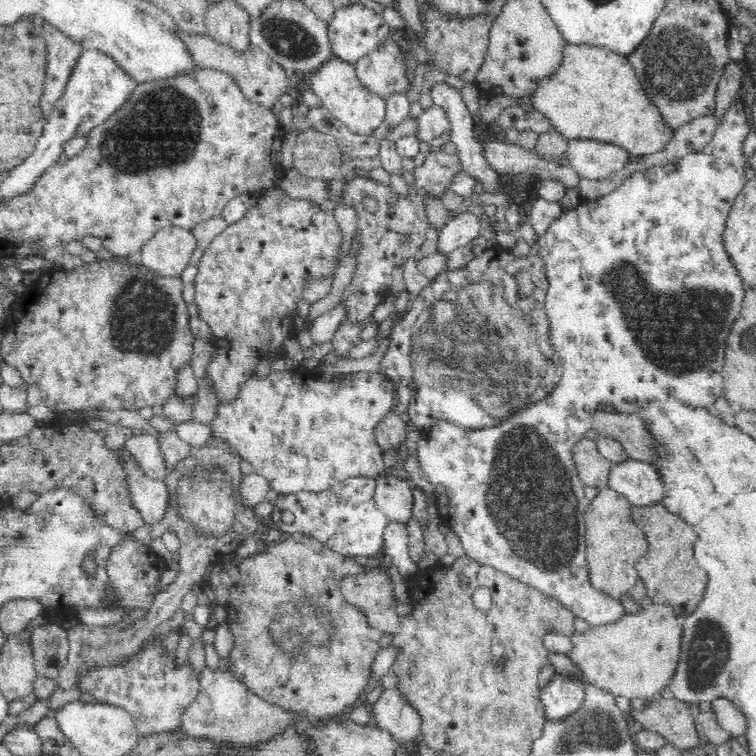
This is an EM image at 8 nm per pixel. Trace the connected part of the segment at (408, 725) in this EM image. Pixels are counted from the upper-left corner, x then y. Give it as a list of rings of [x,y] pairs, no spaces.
[[[384,690],[378,700],[368,706],[371,724],[387,732],[397,744],[419,741],[420,717],[400,699],[398,690]]]

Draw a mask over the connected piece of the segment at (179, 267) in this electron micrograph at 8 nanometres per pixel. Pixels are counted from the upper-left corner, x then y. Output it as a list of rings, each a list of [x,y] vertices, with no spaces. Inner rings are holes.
[[[162,227],[141,248],[138,255],[141,264],[156,273],[168,277],[180,277],[191,264],[197,248],[196,235],[190,228]]]

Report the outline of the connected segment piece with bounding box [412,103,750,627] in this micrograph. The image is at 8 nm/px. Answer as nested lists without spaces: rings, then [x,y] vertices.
[[[734,103],[730,107],[730,109],[727,110],[723,120],[720,122],[720,124],[718,124],[717,129],[713,132],[714,136],[712,136],[712,140],[710,140],[709,145],[704,146],[702,152],[686,154],[686,156],[682,156],[677,160],[675,159],[672,160],[672,162],[669,162],[668,164],[664,164],[664,166],[648,166],[648,168],[636,170],[636,172],[632,172],[630,176],[626,176],[626,178],[622,180],[622,184],[620,184],[620,186],[618,186],[617,188],[614,188],[612,192],[608,192],[608,194],[604,194],[604,196],[599,196],[598,198],[596,198],[596,200],[591,200],[591,198],[588,197],[586,200],[581,201],[581,203],[579,203],[576,208],[572,208],[572,210],[566,210],[565,212],[560,214],[560,216],[558,216],[556,220],[553,220],[548,229],[546,230],[545,234],[538,238],[538,242],[540,256],[542,257],[542,259],[544,259],[544,262],[546,263],[547,278],[549,281],[549,287],[543,304],[544,314],[547,318],[547,322],[549,323],[549,326],[547,328],[547,337],[548,340],[551,342],[553,349],[556,351],[556,354],[559,356],[561,366],[563,367],[564,376],[561,376],[560,382],[558,382],[556,388],[551,393],[549,393],[548,397],[546,397],[543,401],[535,402],[534,404],[532,404],[532,406],[530,406],[530,408],[526,408],[524,412],[520,412],[518,416],[512,416],[512,420],[508,420],[508,424],[500,424],[500,426],[486,428],[466,428],[458,427],[456,426],[456,424],[451,424],[444,420],[438,420],[438,422],[434,424],[433,428],[430,428],[429,430],[426,429],[424,431],[420,431],[420,436],[418,436],[416,444],[414,444],[414,452],[412,452],[412,458],[414,458],[414,462],[418,464],[418,470],[420,470],[420,474],[422,474],[422,476],[424,476],[424,478],[426,478],[426,480],[428,480],[428,482],[430,482],[430,484],[434,486],[433,502],[434,505],[436,505],[436,513],[447,526],[449,526],[458,536],[460,536],[460,540],[463,544],[465,554],[468,555],[470,558],[473,558],[474,560],[478,561],[480,564],[492,565],[496,567],[496,569],[501,570],[502,572],[505,572],[506,574],[509,574],[510,576],[514,577],[516,580],[534,586],[538,586],[544,594],[564,601],[564,604],[568,605],[568,608],[574,613],[576,617],[584,619],[591,627],[600,626],[602,624],[608,624],[608,622],[610,621],[618,620],[618,618],[624,615],[624,607],[622,606],[620,601],[614,598],[612,595],[606,593],[606,591],[600,591],[599,589],[594,587],[594,585],[592,585],[592,581],[590,580],[590,571],[585,555],[584,520],[584,509],[588,506],[590,500],[588,500],[588,492],[584,492],[585,483],[581,482],[580,476],[577,475],[576,467],[573,466],[573,446],[582,437],[584,437],[584,434],[586,434],[586,432],[588,432],[590,428],[594,428],[596,412],[606,411],[606,406],[608,406],[609,408],[613,408],[614,411],[617,413],[640,414],[642,418],[646,418],[646,420],[648,420],[648,416],[644,416],[644,412],[646,412],[646,410],[650,408],[650,404],[652,404],[652,402],[656,400],[668,399],[673,397],[674,399],[677,399],[677,402],[682,403],[684,406],[690,406],[692,408],[704,408],[709,410],[712,409],[712,405],[714,404],[715,400],[718,397],[722,396],[723,368],[725,364],[725,346],[727,336],[730,332],[734,319],[738,316],[738,314],[740,314],[741,304],[743,303],[747,289],[744,283],[744,278],[740,275],[738,267],[734,265],[734,260],[732,260],[732,257],[730,257],[730,253],[728,253],[727,251],[726,243],[724,243],[724,232],[726,230],[727,219],[729,218],[731,209],[735,204],[735,198],[739,195],[739,192],[742,190],[742,187],[747,182],[745,178],[745,166],[747,165],[748,161],[746,161],[742,156],[741,148],[742,142],[746,138],[749,130],[750,127],[748,125],[746,117],[743,114],[741,103]]]

